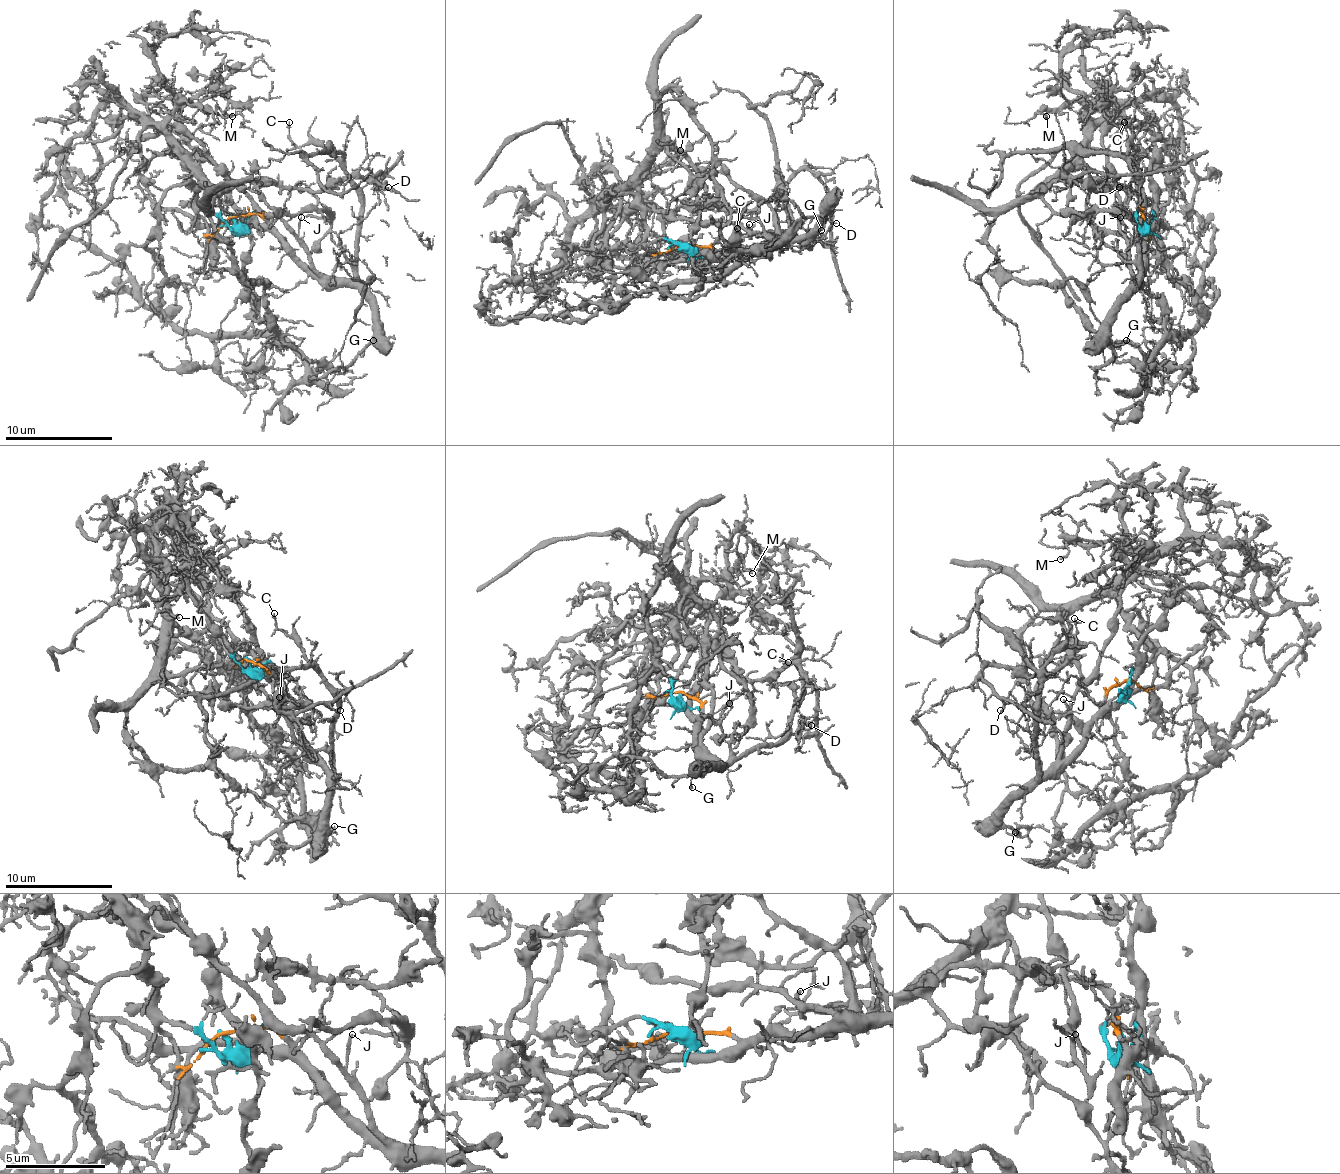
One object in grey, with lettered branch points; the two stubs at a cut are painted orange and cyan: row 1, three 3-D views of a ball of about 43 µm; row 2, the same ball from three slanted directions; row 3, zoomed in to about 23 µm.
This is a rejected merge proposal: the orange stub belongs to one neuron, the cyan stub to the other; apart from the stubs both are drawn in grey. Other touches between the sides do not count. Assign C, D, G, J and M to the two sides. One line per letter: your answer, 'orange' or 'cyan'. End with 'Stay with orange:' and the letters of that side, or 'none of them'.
C: orange
D: cyan
G: orange
J: orange
M: cyan
Stay with orange: C, G, J

